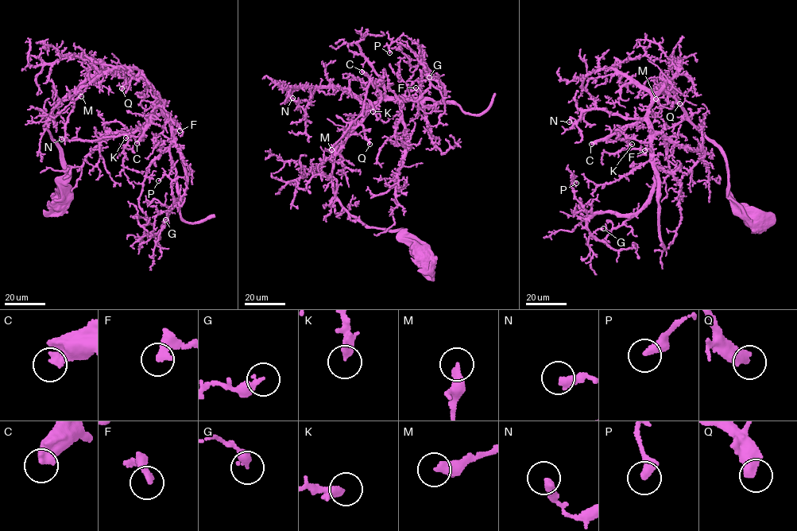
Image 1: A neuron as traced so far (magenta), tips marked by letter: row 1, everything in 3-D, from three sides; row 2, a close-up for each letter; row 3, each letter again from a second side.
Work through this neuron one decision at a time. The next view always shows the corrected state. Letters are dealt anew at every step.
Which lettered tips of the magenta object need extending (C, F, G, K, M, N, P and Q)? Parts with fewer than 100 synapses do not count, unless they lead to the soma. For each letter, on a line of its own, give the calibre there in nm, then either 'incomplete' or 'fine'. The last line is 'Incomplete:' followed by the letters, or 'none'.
C: 440 nm | incomplete
F: 280 nm | fine
G: 320 nm | fine
K: 400 nm | fine
M: 300 nm | fine
N: 380 nm | fine
P: 360 nm | fine
Q: 550 nm | fine
Incomplete: C

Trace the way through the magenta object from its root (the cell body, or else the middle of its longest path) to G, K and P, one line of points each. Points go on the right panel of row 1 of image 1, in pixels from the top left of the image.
G: (757, 217), (729, 197), (721, 147), (668, 81), (649, 106), (651, 197), (588, 220), (591, 234), (603, 228)
K: (757, 217), (729, 197), (721, 147), (690, 120), (669, 81), (646, 116), (607, 139), (632, 144)
P: (757, 217), (729, 197), (721, 147), (668, 81), (649, 106), (649, 200), (590, 212), (576, 183)

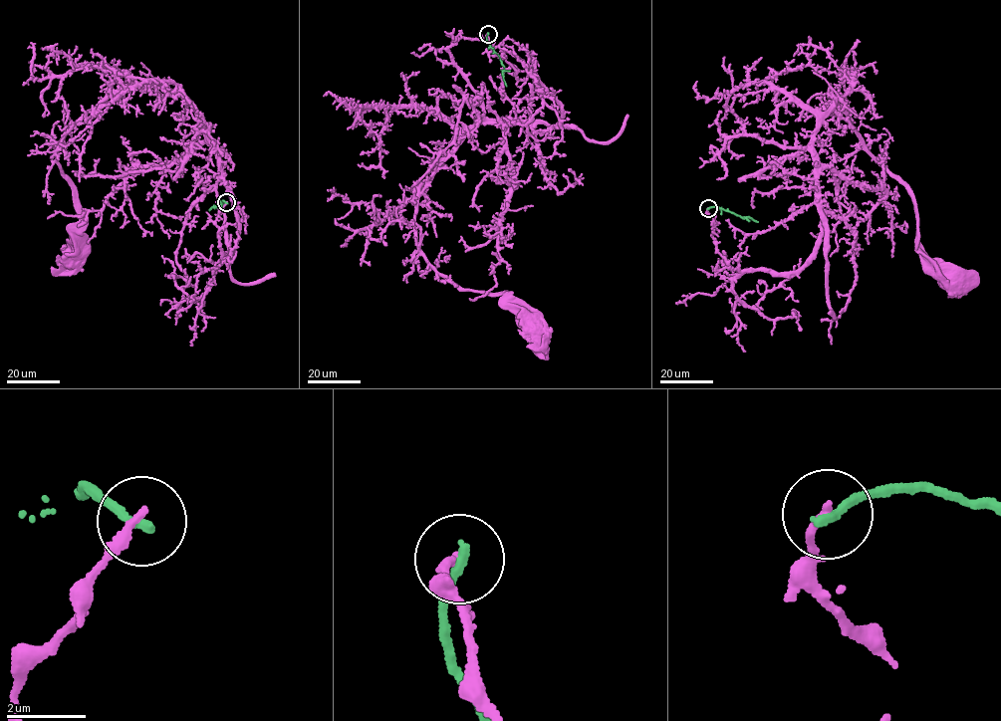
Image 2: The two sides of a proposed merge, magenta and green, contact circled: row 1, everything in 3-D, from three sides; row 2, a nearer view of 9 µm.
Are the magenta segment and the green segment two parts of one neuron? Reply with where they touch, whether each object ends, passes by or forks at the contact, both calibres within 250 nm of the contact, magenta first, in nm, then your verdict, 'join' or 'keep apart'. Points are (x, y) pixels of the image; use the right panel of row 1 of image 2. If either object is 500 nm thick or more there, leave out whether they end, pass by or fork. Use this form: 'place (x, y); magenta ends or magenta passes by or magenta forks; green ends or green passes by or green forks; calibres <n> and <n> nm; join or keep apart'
place (708, 208); magenta ends; green ends; calibres 190 and 260 nm; keep apart

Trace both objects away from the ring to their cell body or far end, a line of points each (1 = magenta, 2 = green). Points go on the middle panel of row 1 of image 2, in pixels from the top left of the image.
1: (487, 33), (560, 106), (558, 125), (477, 122), (421, 183), (414, 223), (434, 269), (507, 296), (536, 338)
2: (487, 33), (489, 45), (504, 67), (506, 86)

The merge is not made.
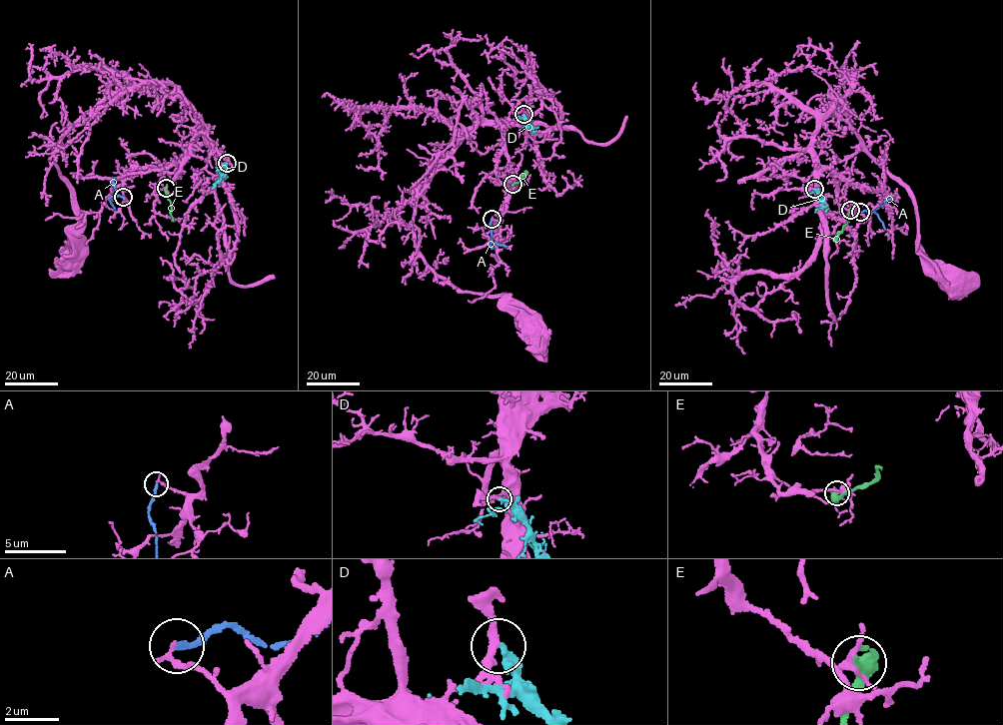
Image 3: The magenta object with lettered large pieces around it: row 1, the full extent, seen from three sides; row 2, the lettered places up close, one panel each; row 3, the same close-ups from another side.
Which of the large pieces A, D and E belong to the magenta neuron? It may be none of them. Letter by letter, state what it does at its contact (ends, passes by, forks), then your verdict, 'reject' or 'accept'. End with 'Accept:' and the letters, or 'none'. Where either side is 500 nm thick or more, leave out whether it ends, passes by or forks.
A: it ends | reject
D: it ends | reject
E: reject
Accept: none

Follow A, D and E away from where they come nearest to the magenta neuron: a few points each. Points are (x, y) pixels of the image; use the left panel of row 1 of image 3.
A: (123, 197), (114, 196), (112, 181), (116, 178)
D: (227, 163), (223, 175), (212, 189)
E: (166, 188), (173, 221)

